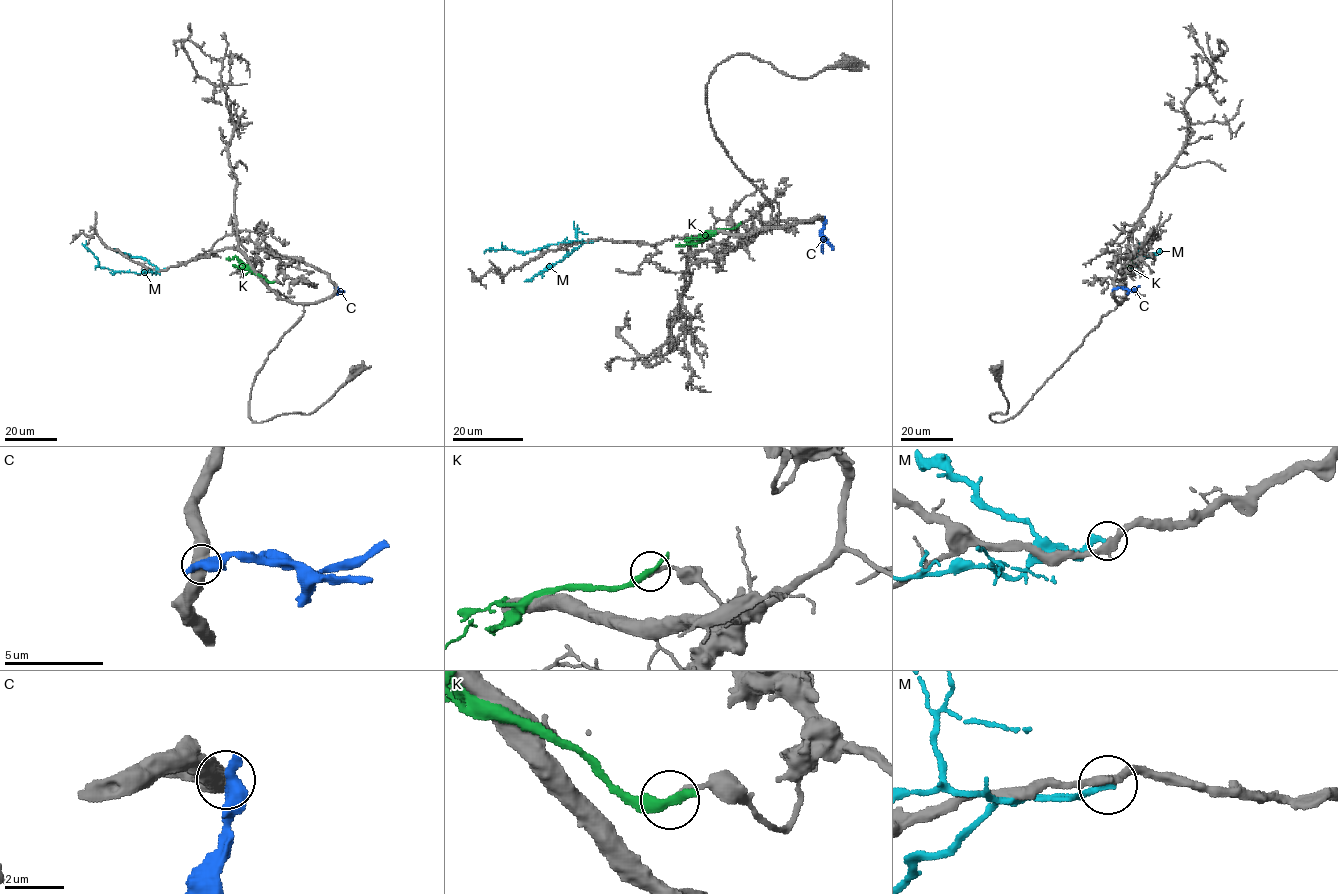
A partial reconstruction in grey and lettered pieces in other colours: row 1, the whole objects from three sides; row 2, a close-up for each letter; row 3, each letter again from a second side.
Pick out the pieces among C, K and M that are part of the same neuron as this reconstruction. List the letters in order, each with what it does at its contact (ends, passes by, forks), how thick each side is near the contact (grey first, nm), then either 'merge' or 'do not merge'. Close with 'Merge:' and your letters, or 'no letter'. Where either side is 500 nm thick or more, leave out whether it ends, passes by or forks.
C: 550 nm thick on the grey side, 600 nm on the other; do not merge
K: it passes by; 200 nm thick on the grey side, 320 nm on the other; do not merge
M: it ends there; 320 nm thick on the grey side, 240 nm on the other; do not merge
Merge: no letter

